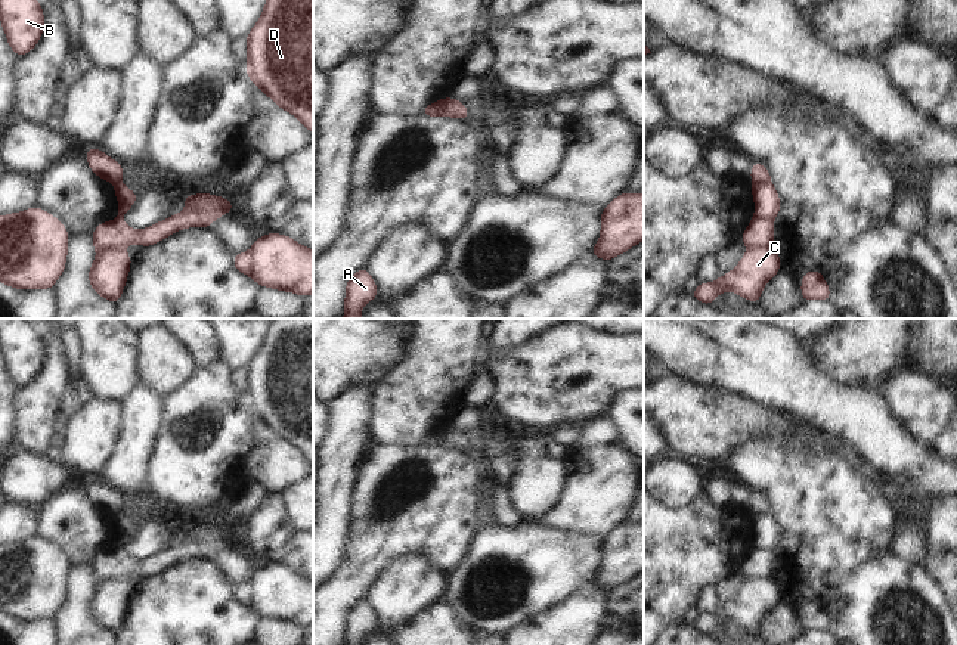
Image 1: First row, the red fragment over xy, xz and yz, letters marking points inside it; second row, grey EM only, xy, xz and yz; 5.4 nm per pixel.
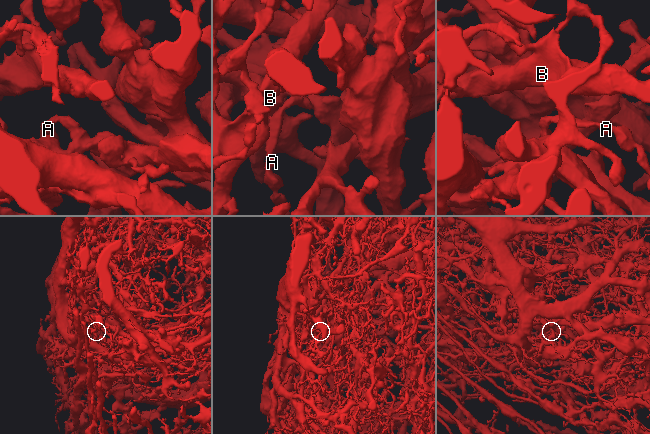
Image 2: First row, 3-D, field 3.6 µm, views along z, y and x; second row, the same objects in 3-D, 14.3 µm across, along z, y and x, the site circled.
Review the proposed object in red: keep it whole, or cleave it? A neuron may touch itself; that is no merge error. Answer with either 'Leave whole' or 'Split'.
Split.

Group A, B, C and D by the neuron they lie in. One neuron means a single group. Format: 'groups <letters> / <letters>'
groups A / B C D

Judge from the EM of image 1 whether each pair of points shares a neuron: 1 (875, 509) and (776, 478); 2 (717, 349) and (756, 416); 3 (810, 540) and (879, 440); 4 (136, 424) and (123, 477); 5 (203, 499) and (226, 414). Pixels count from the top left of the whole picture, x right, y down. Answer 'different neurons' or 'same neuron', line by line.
1: same neuron
2: different neurons
3: different neurons
4: same neuron
5: same neuron

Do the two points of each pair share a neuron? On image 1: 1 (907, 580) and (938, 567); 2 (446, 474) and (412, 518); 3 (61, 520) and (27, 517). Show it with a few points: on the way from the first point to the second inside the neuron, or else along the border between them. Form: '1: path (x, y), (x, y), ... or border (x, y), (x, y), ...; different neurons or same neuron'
1: border (895, 555), (920, 564), (941, 592); different neurons
2: path (440, 484), (418, 508); same neuron
3: border (34, 508), (37, 512), (39, 536); different neurons

